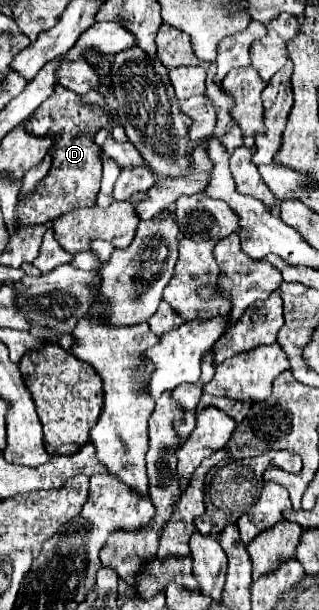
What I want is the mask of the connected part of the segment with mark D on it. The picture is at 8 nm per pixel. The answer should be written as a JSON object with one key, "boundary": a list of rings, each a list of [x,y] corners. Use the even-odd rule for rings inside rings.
{"boundary":[[[57,86],[53,96],[49,98],[49,110],[53,118],[51,136],[55,140],[55,144],[49,150],[49,154],[53,156],[53,166],[49,176],[39,182],[37,194],[33,194],[29,200],[19,200],[17,212],[23,226],[45,224],[49,220],[59,218],[65,212],[89,208],[95,204],[95,198],[99,194],[103,162],[101,148],[93,142],[93,136],[109,124],[109,112],[99,108],[97,104],[83,104],[79,94],[73,94],[63,86]]]}

